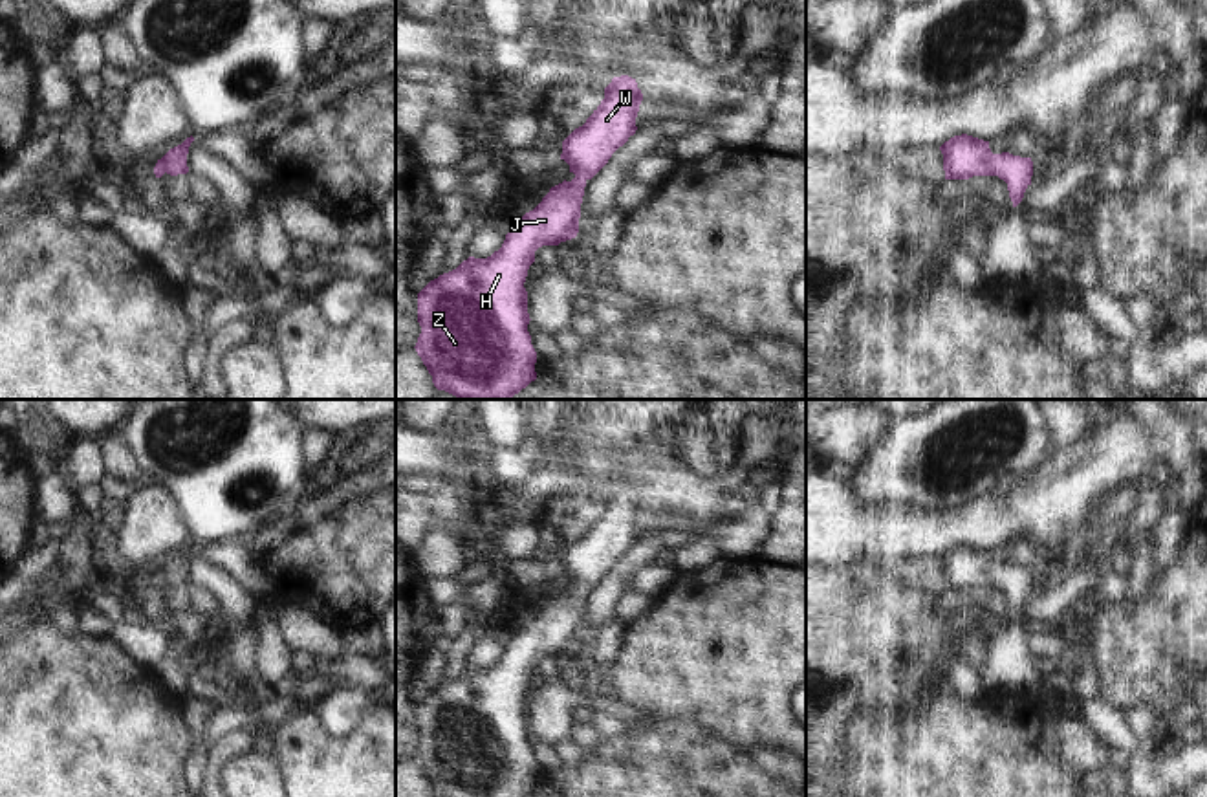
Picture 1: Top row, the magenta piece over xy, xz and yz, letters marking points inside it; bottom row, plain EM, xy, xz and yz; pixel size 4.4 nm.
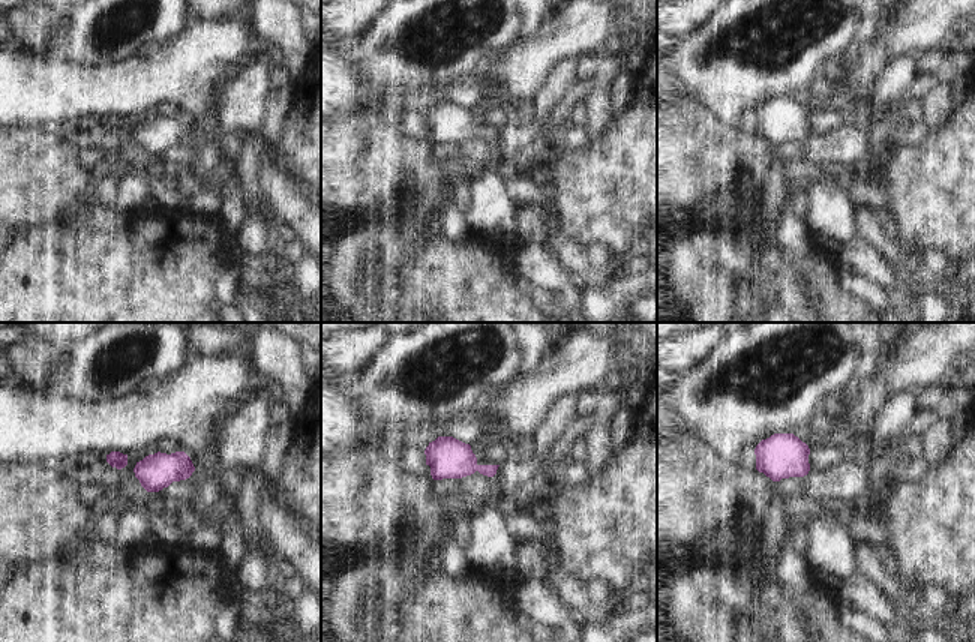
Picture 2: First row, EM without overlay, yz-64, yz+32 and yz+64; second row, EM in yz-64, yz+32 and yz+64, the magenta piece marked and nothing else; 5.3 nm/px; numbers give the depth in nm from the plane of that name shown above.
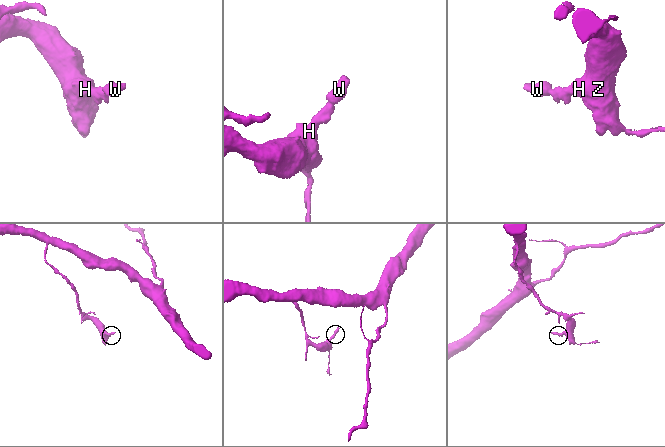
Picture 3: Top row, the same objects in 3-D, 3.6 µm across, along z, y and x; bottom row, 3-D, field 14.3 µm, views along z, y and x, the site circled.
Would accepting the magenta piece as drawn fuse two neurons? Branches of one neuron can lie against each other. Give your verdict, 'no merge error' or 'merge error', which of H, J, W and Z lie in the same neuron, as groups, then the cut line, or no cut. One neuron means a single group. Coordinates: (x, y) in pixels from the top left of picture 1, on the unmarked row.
no merge error | H J W Z | no cut

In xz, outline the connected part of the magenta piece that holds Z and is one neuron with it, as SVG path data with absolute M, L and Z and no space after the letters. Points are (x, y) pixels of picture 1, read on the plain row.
M614 487L593 524L562 551L560 570L570 575L575 588L551 597L533 621L515 630L502 658L491 667L469 667L418 704L421 744L414 759L432 786L434 797L527 797L537 790L537 762L527 742L531 731L524 698L527 680L538 658L559 656L577 647L586 592L636 544L641 511L643 504L636 489Z

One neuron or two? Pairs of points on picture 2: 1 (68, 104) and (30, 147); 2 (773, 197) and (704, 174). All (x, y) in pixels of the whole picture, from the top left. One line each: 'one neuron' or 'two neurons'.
1: two neurons
2: one neuron

